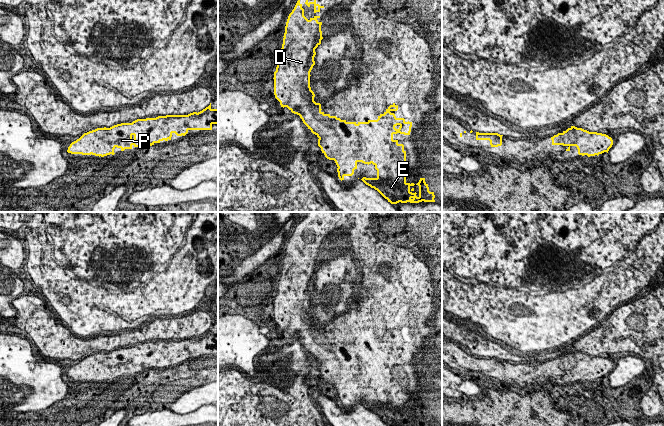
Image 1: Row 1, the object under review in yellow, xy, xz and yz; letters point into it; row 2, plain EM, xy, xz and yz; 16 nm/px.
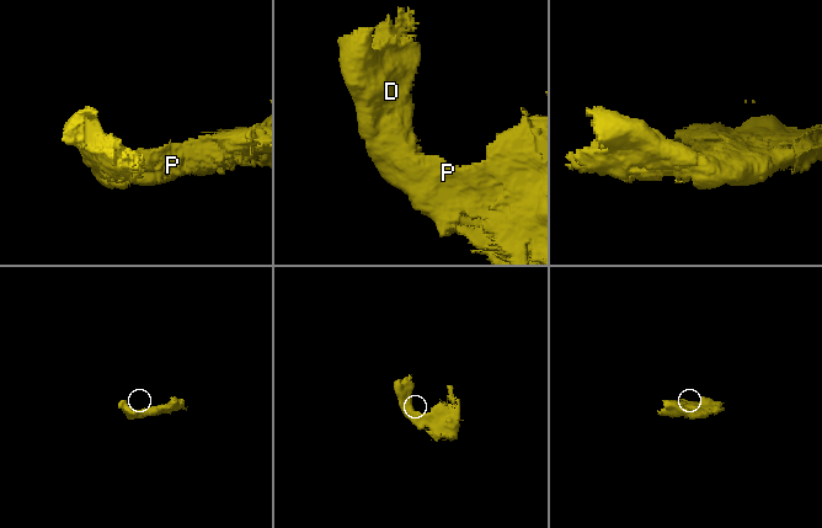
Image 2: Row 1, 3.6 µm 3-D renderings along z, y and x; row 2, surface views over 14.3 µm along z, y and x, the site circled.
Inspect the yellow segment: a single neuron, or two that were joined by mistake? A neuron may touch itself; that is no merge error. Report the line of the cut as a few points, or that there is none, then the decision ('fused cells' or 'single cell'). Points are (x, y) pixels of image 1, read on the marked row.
cut none; single cell

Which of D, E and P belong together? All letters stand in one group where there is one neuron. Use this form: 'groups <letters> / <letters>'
groups D E P

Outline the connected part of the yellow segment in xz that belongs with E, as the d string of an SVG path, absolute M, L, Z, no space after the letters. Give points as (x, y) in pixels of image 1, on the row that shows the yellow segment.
M300 0L289 14L274 72L275 98L281 107L299 115L319 138L318 146L327 159L335 161L341 181L354 174L358 162L372 163L377 177L361 180L391 204L435 202L434 192L429 191L425 178L416 184L418 197L414 188L410 188L415 184L406 182L406 151L393 135L410 135L412 122L395 116L393 112L398 110L398 105L390 105L377 120L356 123L325 114L321 104L314 101L310 72L315 65L315 49L323 39L322 22L318 18L320 16L308 20Z

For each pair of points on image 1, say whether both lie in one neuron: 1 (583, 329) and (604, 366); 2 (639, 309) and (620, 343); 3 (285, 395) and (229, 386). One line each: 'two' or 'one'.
1: two
2: one
3: one

